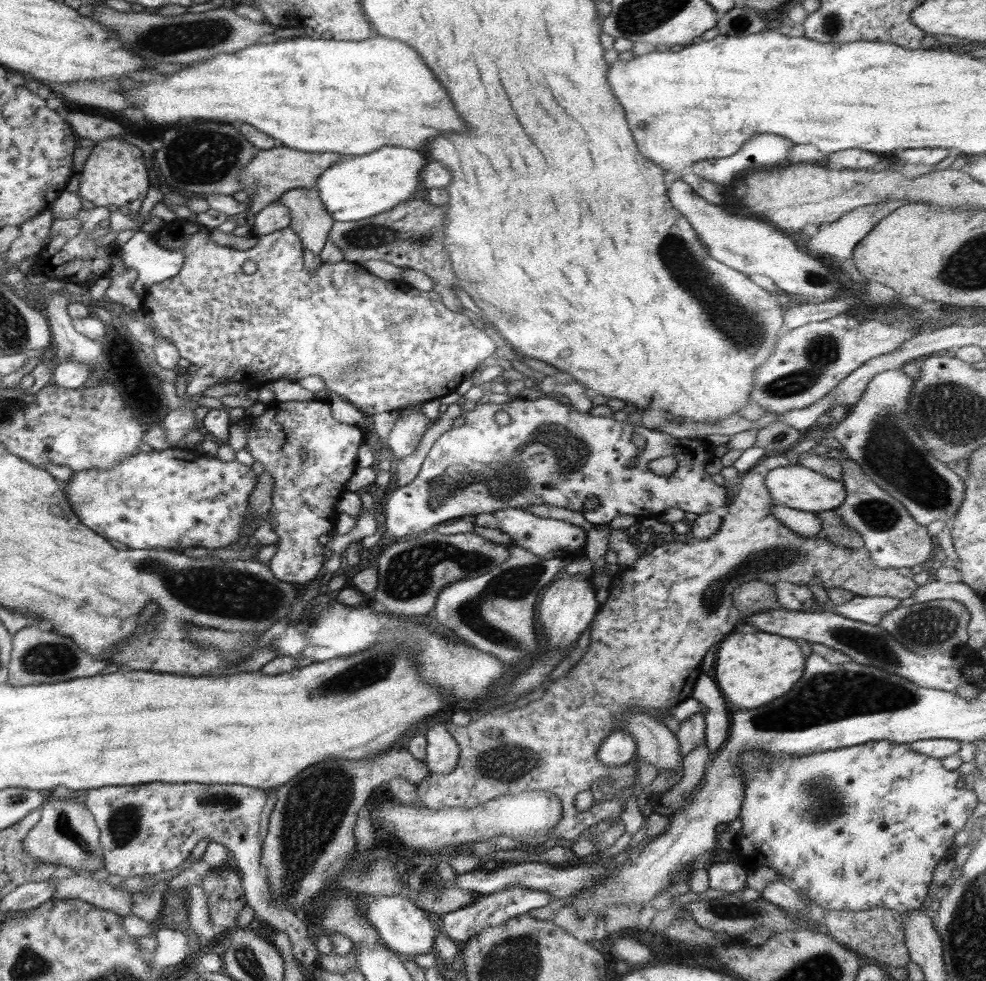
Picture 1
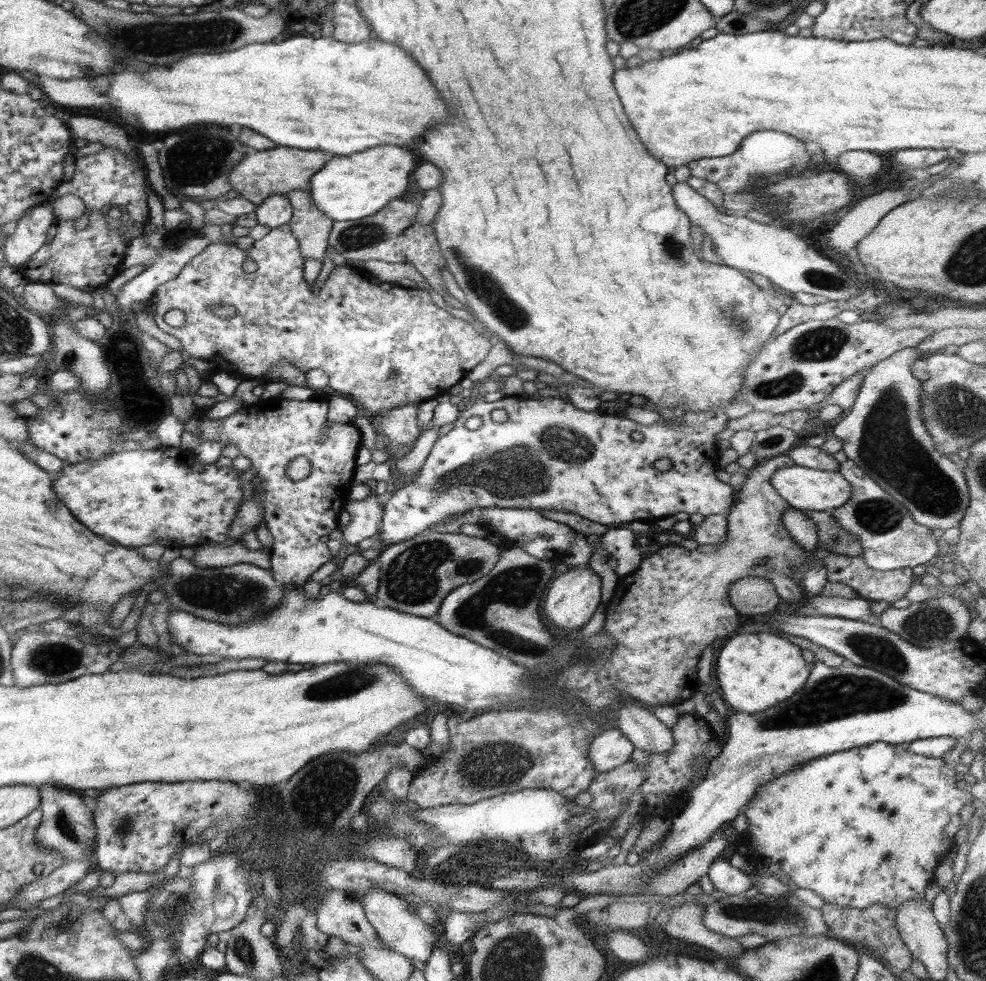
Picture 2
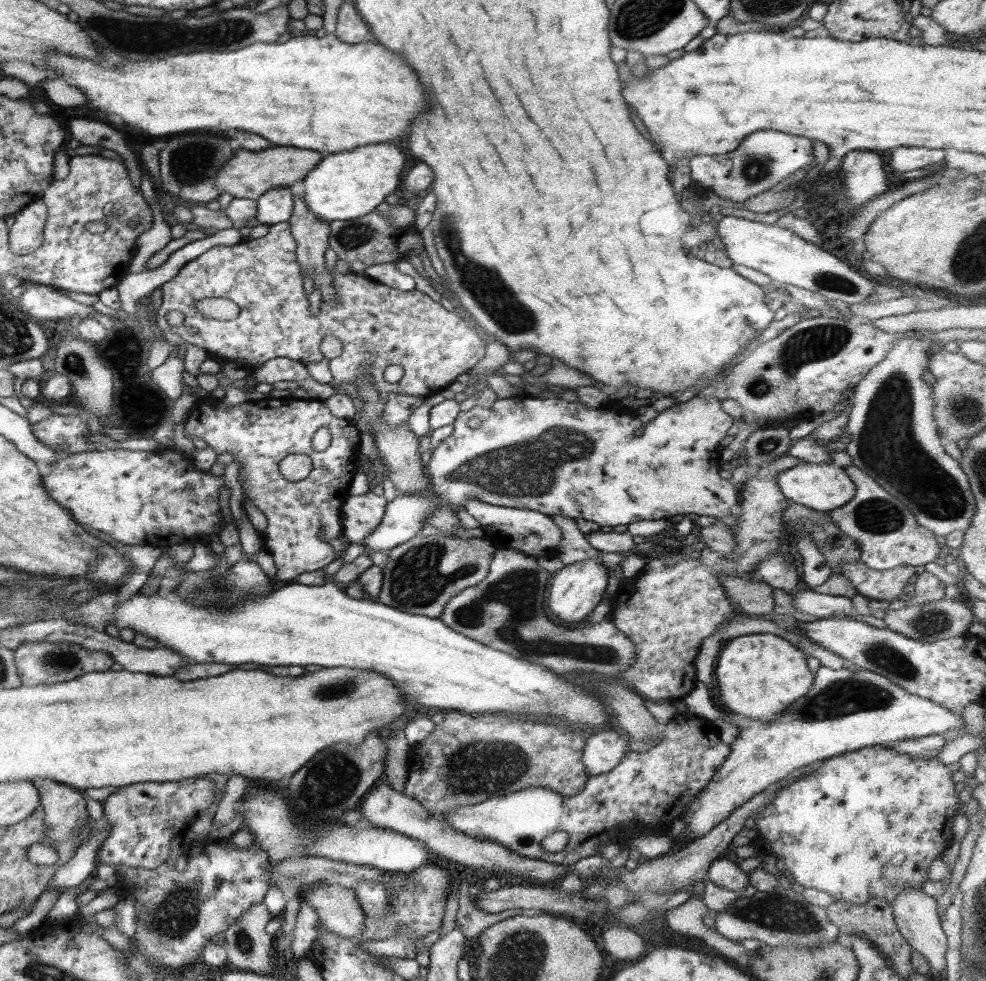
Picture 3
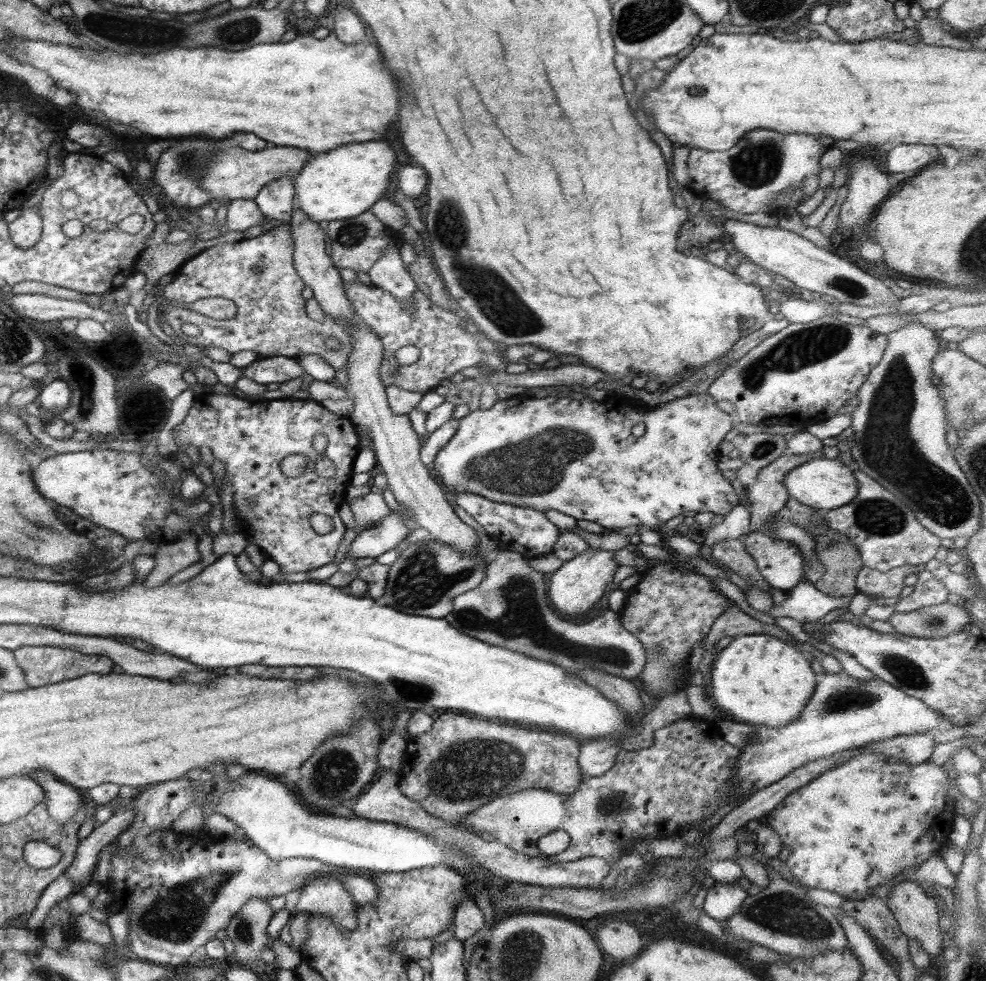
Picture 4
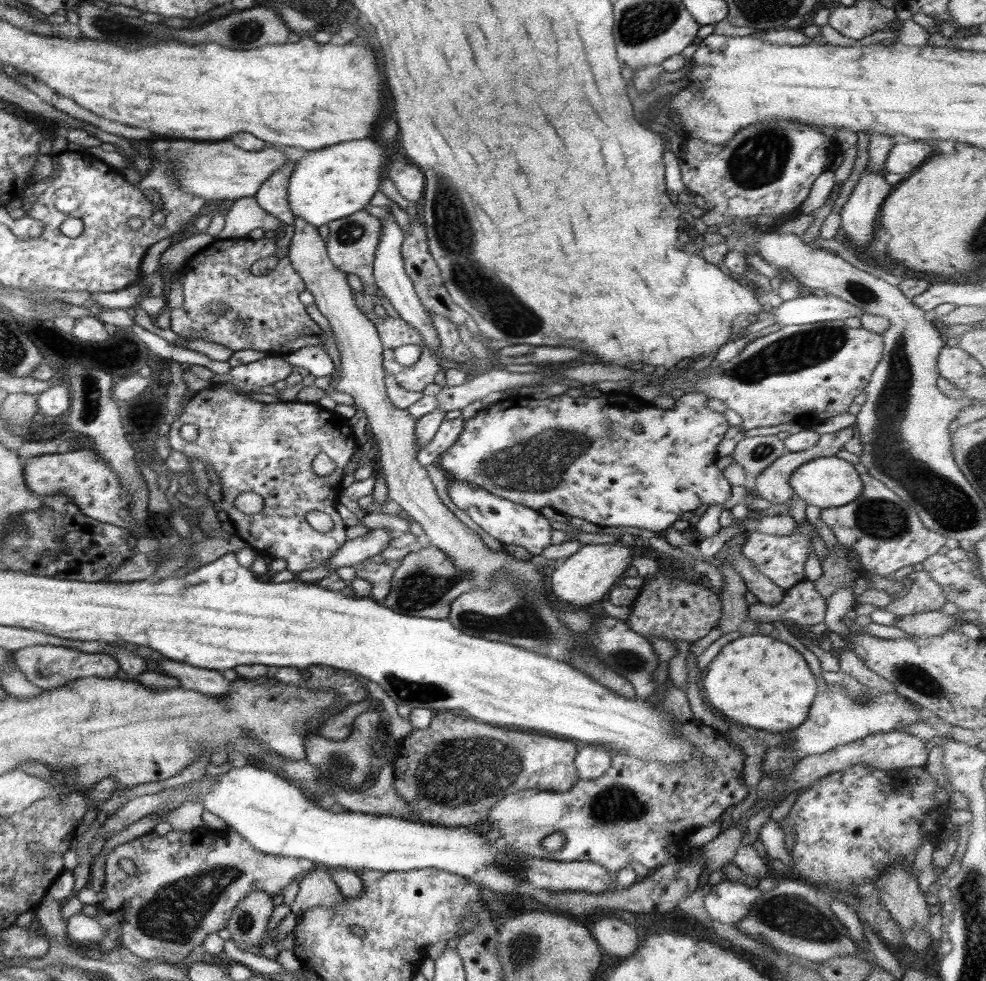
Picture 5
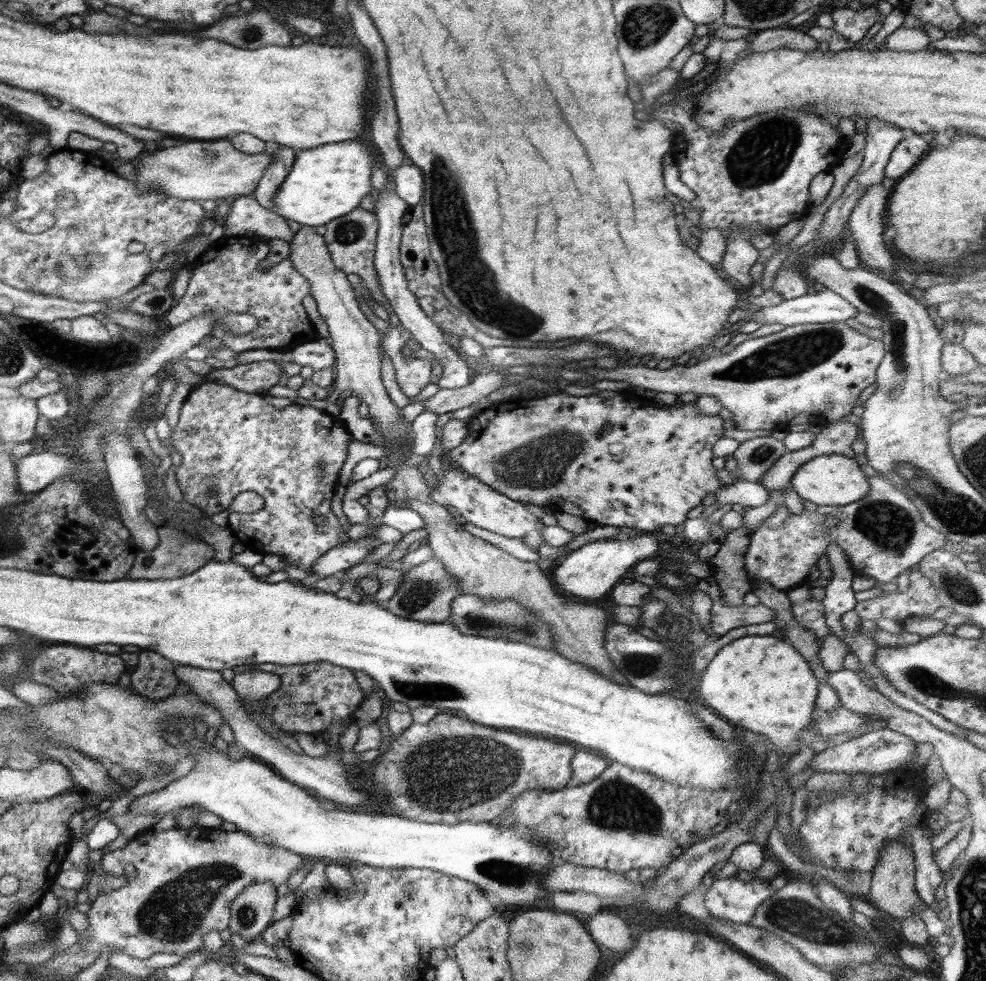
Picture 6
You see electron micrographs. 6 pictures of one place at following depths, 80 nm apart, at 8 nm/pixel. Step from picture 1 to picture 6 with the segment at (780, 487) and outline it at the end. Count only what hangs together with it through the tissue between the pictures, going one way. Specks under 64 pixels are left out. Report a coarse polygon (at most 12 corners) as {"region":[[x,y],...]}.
{"region":[[822,454],[791,478],[798,496],[842,506],[870,492],[855,458]]}

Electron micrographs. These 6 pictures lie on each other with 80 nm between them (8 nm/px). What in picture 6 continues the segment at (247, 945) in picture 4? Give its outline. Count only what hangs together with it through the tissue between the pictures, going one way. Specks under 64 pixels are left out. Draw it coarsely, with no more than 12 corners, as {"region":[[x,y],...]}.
{"region":[[271,882],[249,884],[232,903],[231,932],[248,943],[270,926]]}

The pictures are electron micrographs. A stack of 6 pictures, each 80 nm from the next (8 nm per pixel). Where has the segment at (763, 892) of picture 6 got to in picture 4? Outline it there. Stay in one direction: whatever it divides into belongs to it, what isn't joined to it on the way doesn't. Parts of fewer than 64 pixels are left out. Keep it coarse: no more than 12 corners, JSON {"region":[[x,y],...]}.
{"region":[[714,883],[703,910],[716,920],[738,912],[749,894],[737,884]]}

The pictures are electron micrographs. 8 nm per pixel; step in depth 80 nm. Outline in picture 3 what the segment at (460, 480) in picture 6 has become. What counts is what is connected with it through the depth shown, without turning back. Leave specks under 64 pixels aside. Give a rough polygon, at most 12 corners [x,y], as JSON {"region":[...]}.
{"region":[[469,498],[463,509],[499,546],[559,554],[562,530],[536,510]]}

